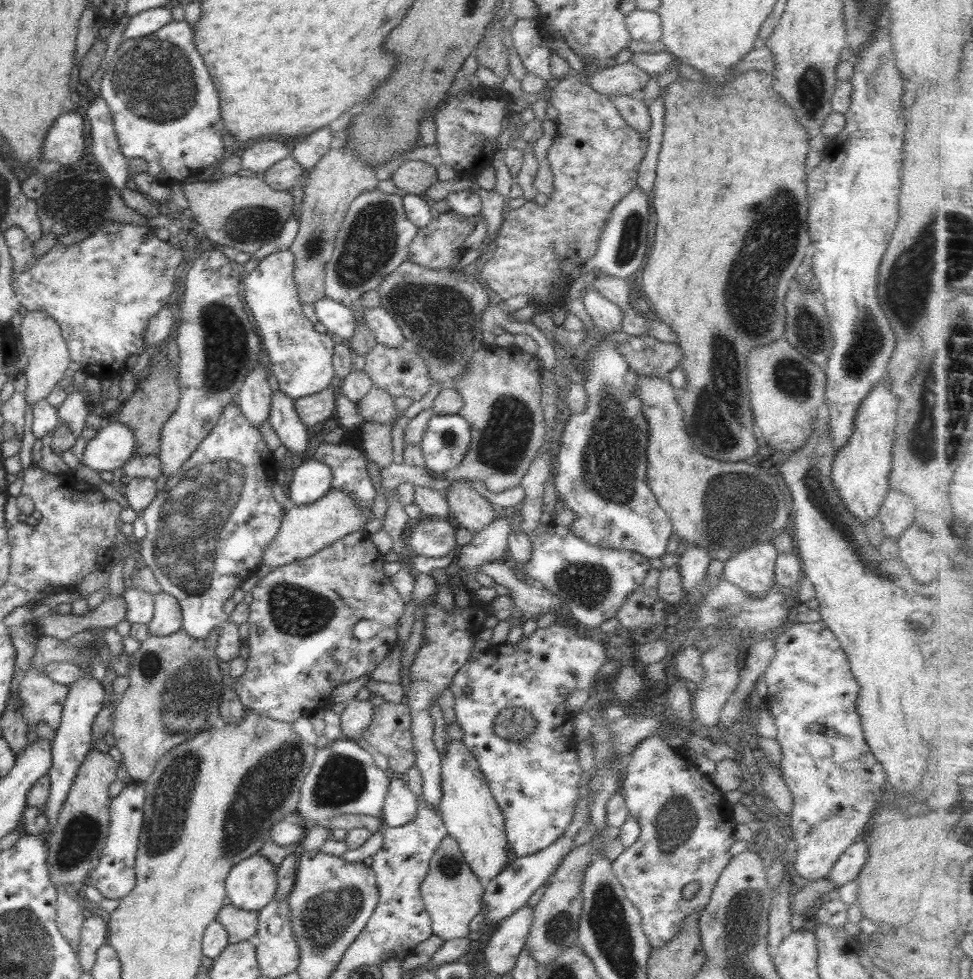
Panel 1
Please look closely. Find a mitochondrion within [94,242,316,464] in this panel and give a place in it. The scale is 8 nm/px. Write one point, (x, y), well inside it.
(227, 344)

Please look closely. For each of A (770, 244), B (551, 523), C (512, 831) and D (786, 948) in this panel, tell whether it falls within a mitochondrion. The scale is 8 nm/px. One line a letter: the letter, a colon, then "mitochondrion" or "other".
A: mitochondrion
B: other
C: other
D: other

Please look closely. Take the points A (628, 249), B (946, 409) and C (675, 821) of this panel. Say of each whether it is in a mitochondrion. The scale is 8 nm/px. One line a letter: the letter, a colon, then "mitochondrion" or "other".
A: mitochondrion
B: mitochondrion
C: mitochondrion

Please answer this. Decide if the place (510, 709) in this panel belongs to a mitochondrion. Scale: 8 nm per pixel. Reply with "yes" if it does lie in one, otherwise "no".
yes

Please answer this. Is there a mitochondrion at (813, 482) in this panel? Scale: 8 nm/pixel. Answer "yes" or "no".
yes

